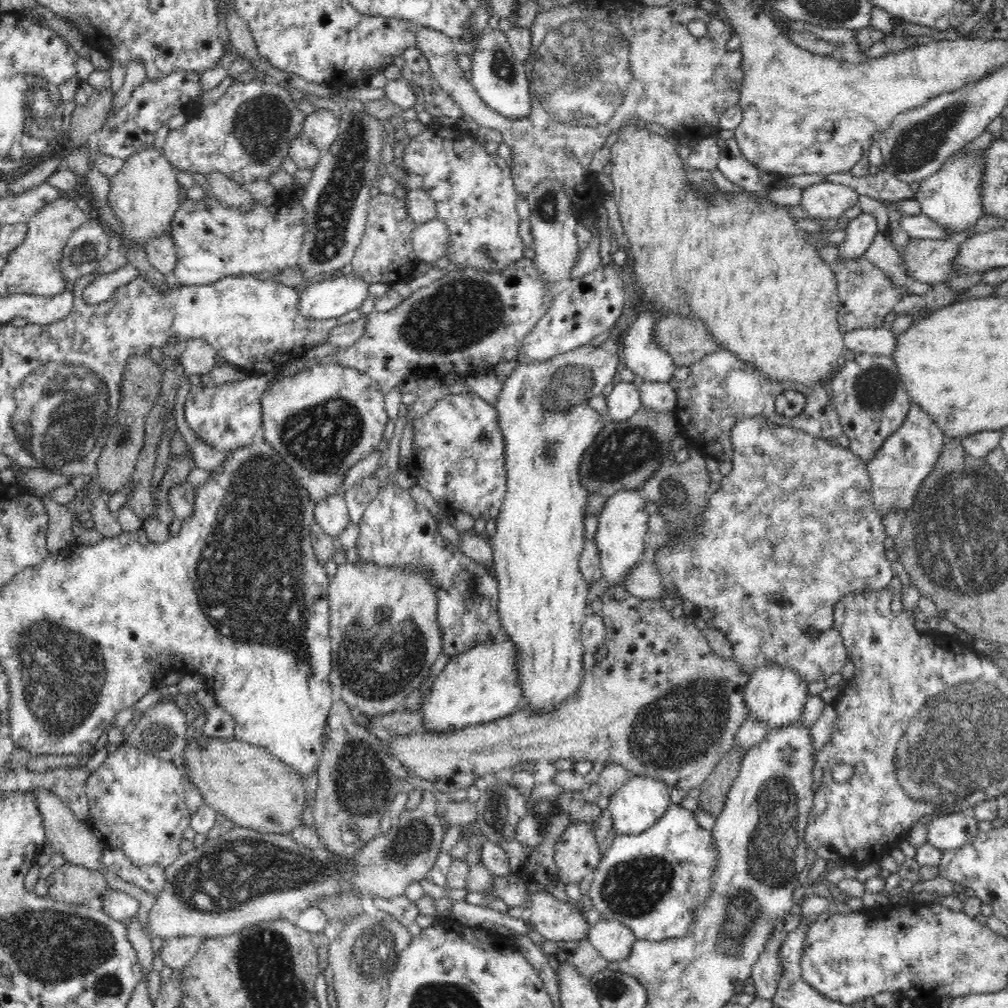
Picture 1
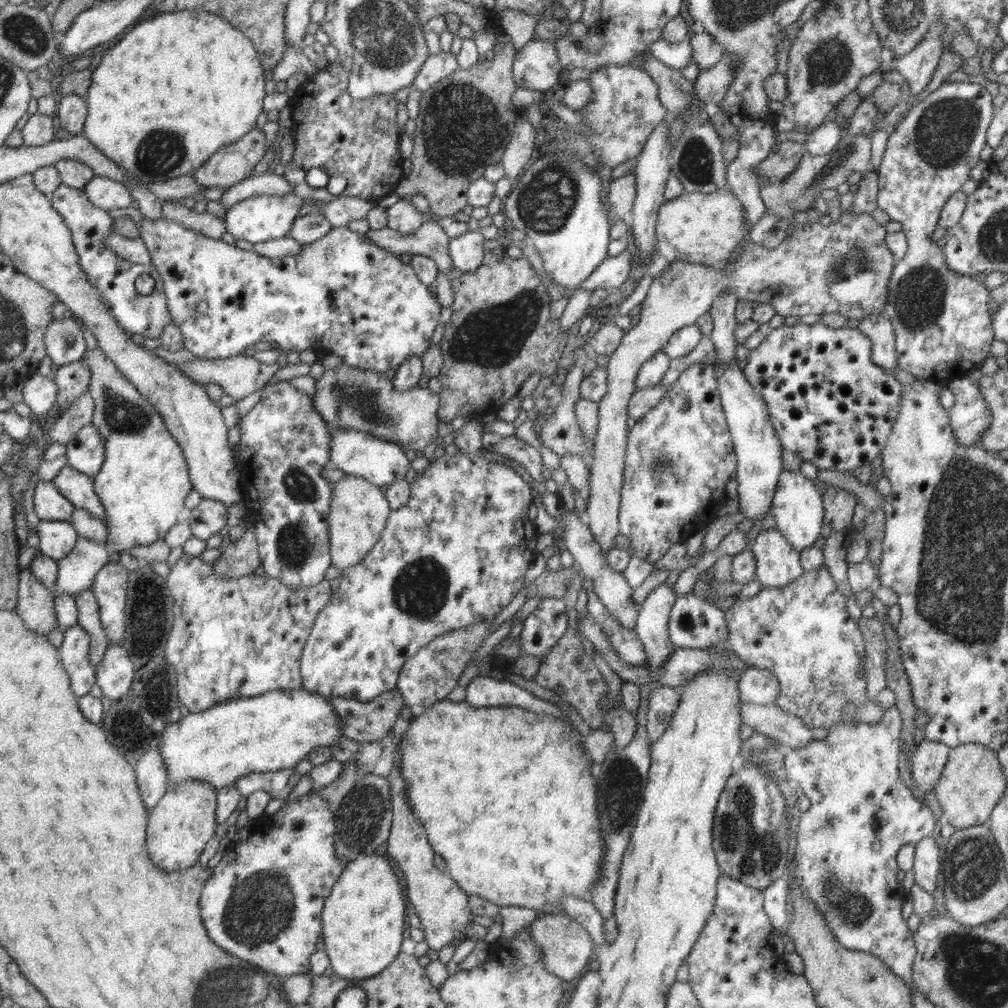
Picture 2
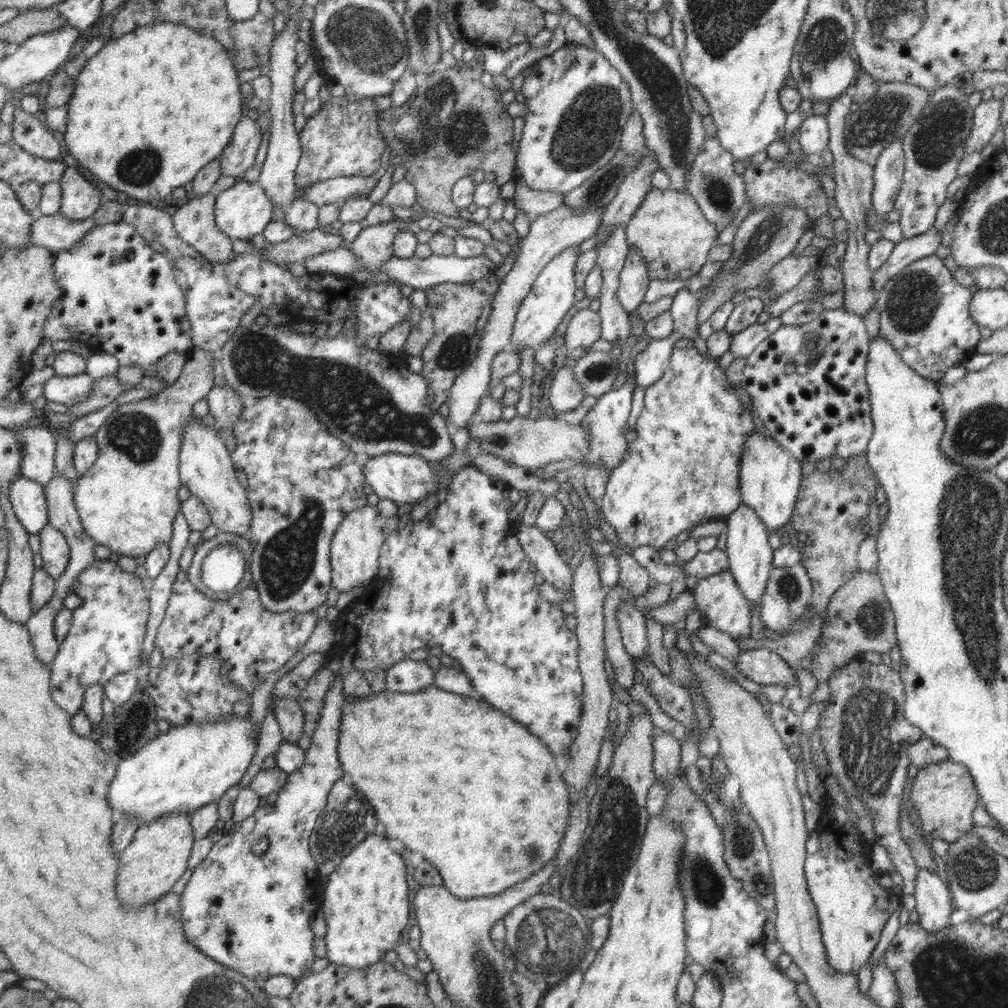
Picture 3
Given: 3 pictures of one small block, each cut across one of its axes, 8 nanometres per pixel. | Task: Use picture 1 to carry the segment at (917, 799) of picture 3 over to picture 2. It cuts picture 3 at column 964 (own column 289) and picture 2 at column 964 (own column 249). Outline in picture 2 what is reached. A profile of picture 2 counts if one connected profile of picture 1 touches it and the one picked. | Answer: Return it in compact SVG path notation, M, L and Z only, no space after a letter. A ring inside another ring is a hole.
M968 743L950 750L934 791L943 811L943 820L948 820L956 830L962 830L971 826L987 825L988 818L998 800L1004 796L1006 787L1007 779L998 762L997 751L982 744Z

